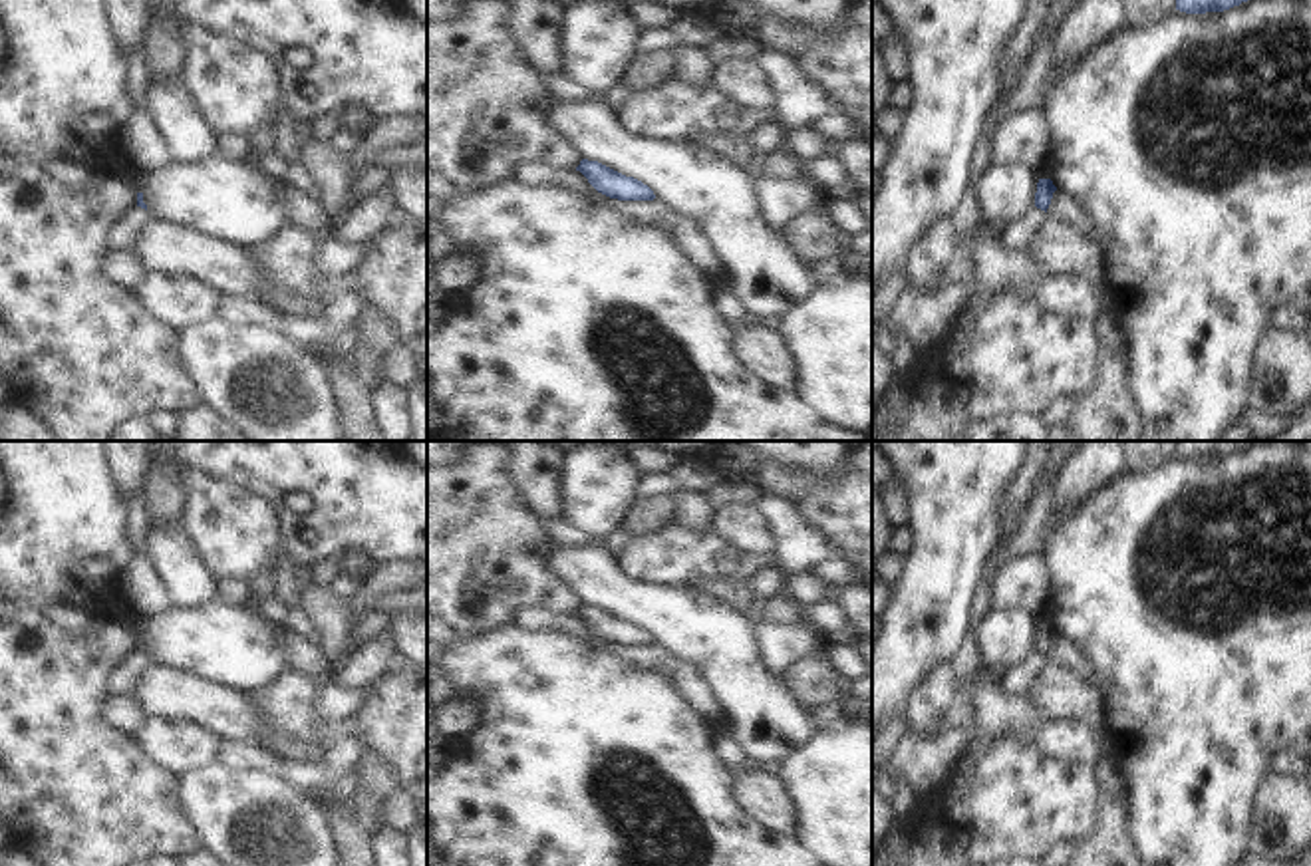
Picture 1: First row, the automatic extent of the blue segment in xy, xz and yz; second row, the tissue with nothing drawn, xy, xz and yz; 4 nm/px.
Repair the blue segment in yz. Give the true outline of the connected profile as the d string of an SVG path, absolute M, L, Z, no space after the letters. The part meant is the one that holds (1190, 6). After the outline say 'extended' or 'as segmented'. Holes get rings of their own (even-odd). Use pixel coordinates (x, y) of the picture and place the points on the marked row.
M1176 0L1176 10L1186 14L1224 12L1247 0Z | as segmented

